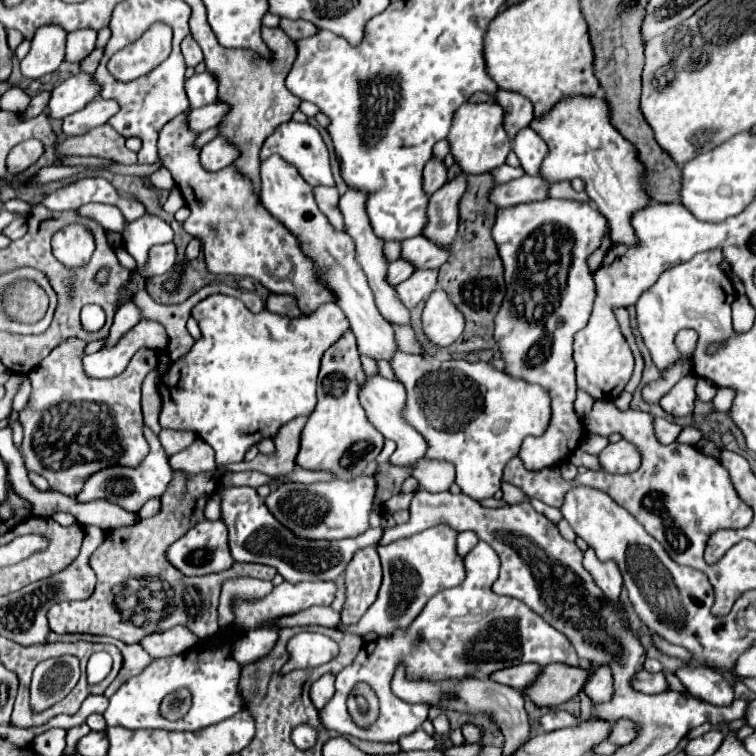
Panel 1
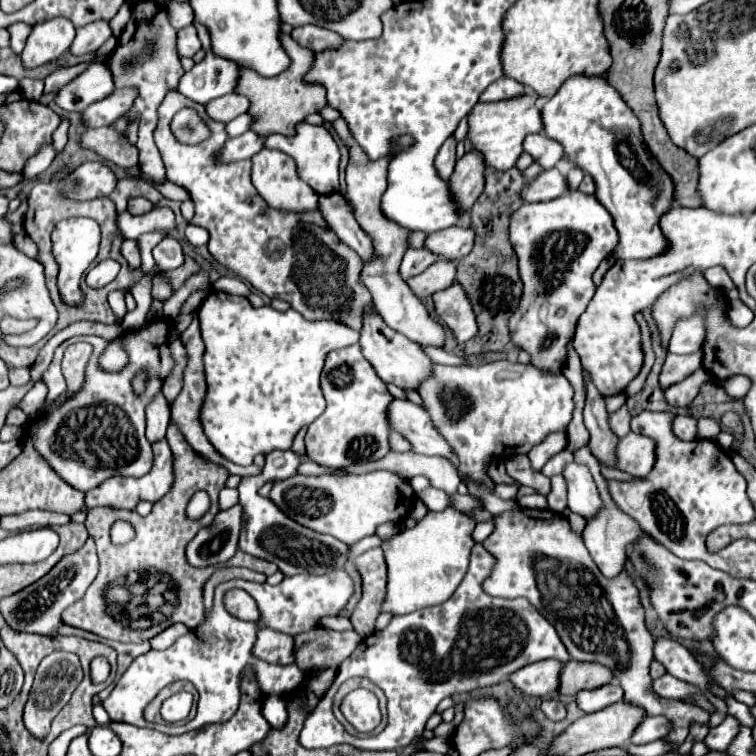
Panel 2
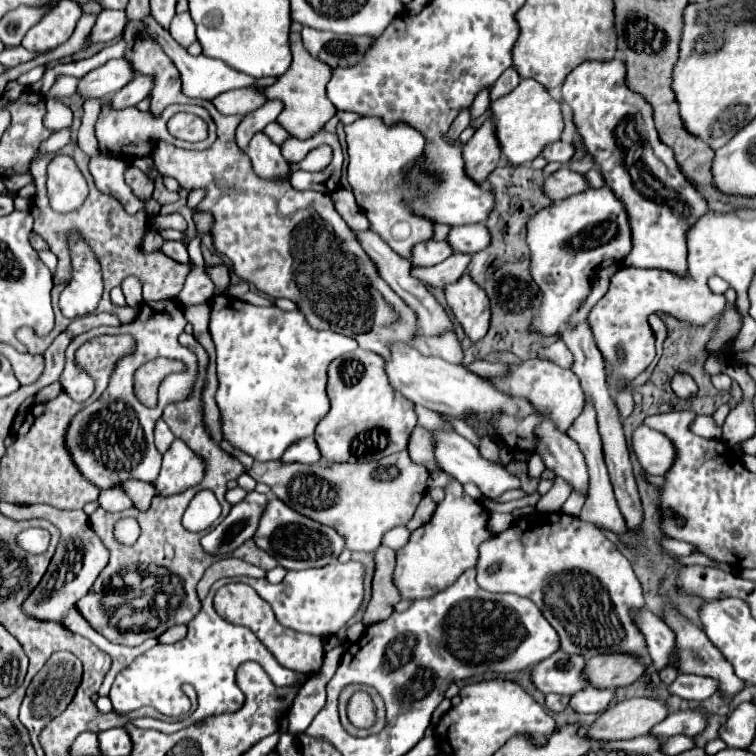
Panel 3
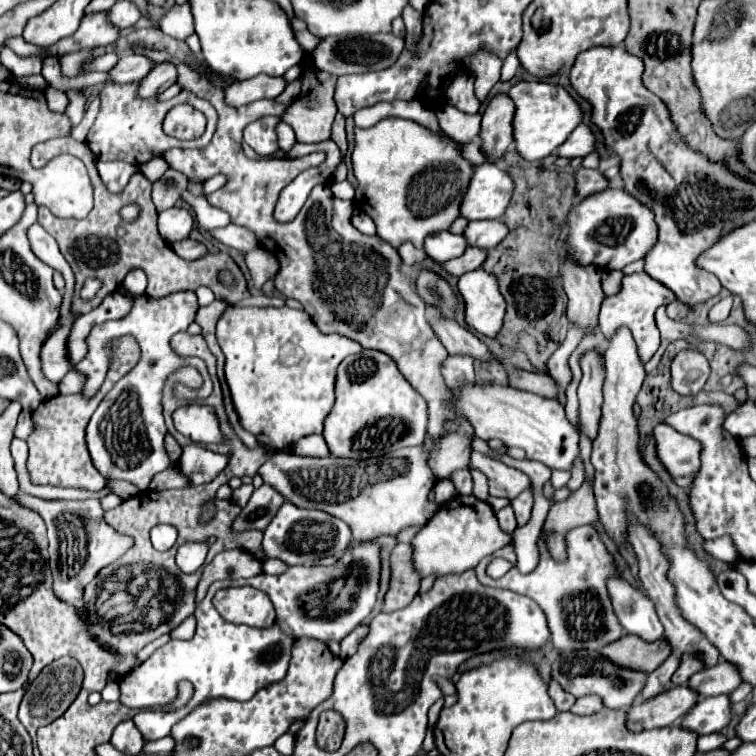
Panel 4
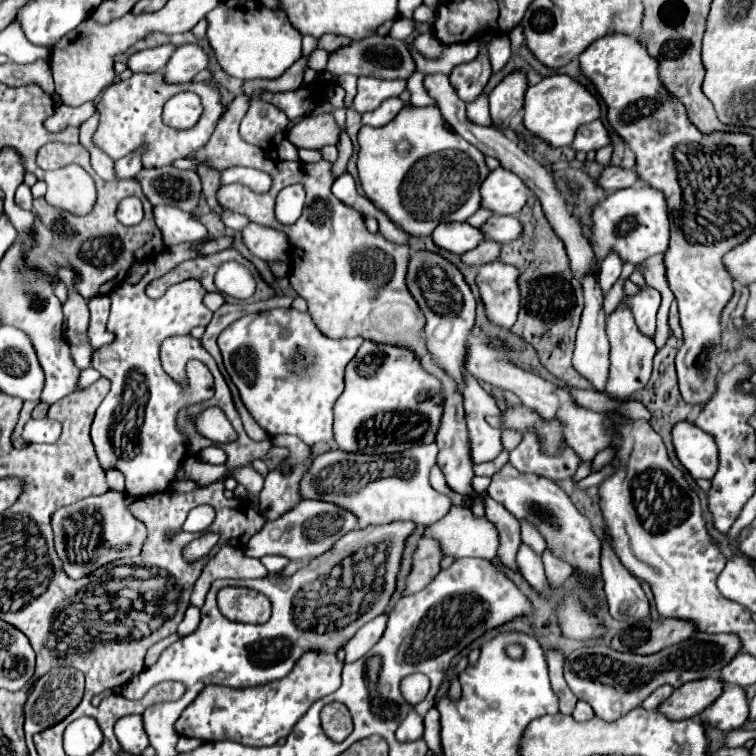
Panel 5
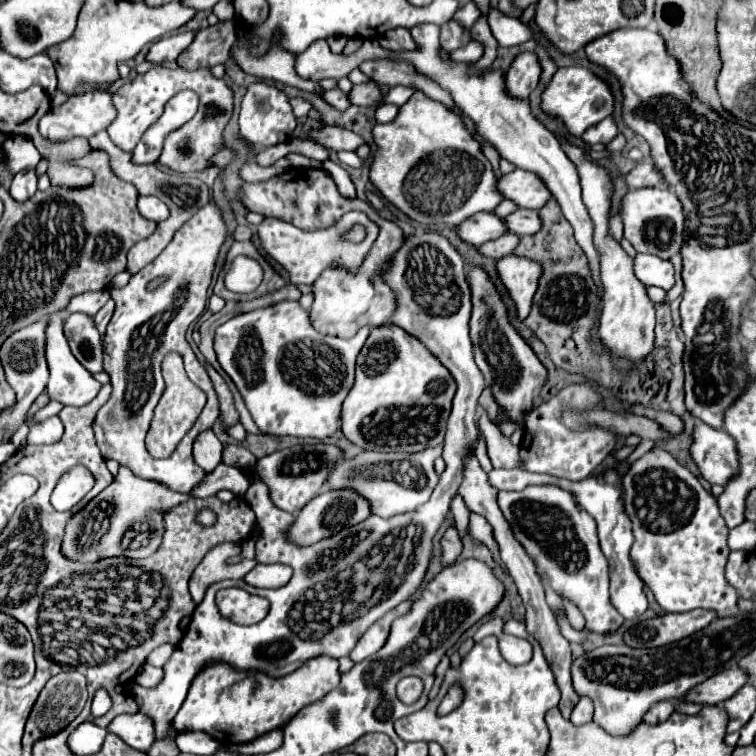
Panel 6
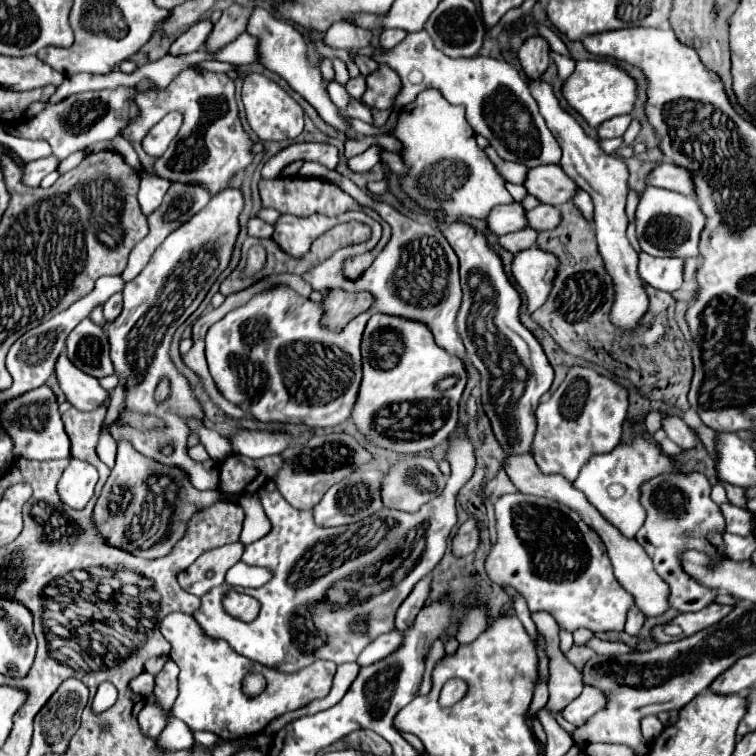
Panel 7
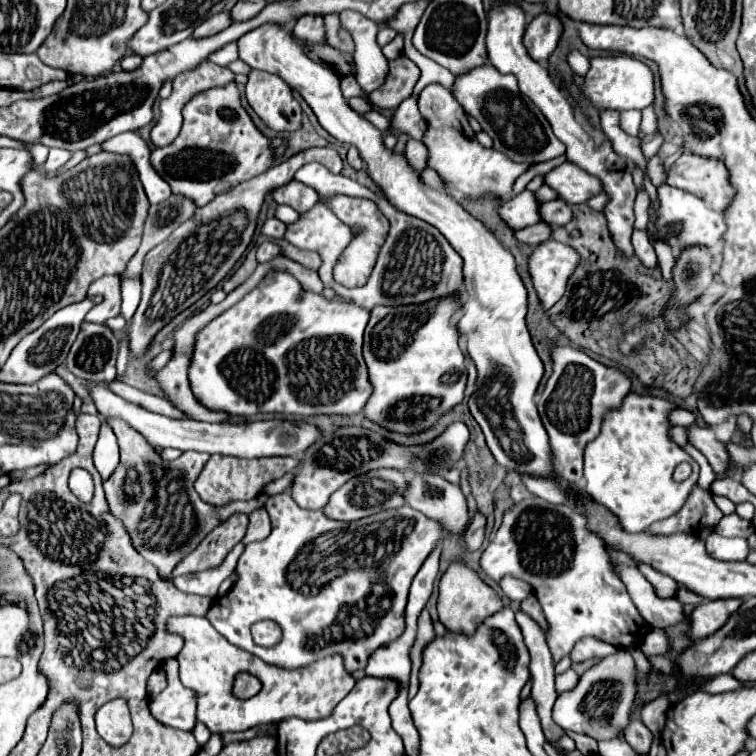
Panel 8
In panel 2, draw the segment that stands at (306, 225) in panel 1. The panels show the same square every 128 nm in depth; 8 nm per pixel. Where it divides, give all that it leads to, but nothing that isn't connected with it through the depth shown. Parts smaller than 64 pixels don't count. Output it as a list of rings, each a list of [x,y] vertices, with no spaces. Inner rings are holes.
[[[262,148],[258,154],[252,156],[252,184],[256,186],[260,196],[274,208],[304,212],[304,210],[312,210],[312,208],[318,206],[316,192],[306,182],[302,182],[298,178],[294,160],[288,154],[280,152],[280,150]],[[376,312],[364,316],[364,326],[360,332],[360,346],[362,346],[362,352],[368,358],[368,362],[372,362],[376,374],[386,384],[394,384],[402,390],[416,390],[418,392],[420,384],[432,376],[434,362],[430,360],[430,356],[420,346],[416,346],[414,342],[410,342],[408,338],[404,338],[402,334],[398,334],[396,330],[386,326],[382,316]]]

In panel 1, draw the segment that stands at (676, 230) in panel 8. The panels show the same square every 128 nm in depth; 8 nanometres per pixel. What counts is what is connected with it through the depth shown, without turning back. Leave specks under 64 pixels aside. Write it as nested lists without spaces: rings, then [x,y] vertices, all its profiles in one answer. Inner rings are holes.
[[[546,198],[542,202],[528,202],[528,204],[516,204],[516,206],[510,206],[510,208],[502,208],[498,210],[496,214],[496,224],[492,228],[492,238],[494,242],[498,244],[498,252],[504,260],[504,278],[506,278],[506,284],[508,284],[508,290],[506,290],[506,298],[504,298],[504,304],[500,308],[500,312],[496,314],[496,342],[500,346],[500,352],[502,352],[502,358],[506,360],[506,372],[516,376],[516,378],[522,378],[526,382],[534,382],[534,384],[542,384],[548,392],[550,392],[550,398],[552,398],[552,420],[546,428],[546,432],[542,436],[528,436],[520,448],[520,458],[524,462],[524,466],[528,470],[542,470],[542,468],[548,468],[548,466],[554,466],[562,460],[568,460],[568,456],[578,448],[582,436],[584,436],[584,426],[582,422],[578,420],[578,416],[574,414],[574,400],[576,400],[576,376],[574,376],[574,358],[572,358],[572,336],[584,328],[588,324],[588,318],[590,318],[590,312],[592,312],[592,302],[594,302],[594,282],[592,282],[592,274],[590,274],[590,268],[588,268],[588,256],[600,248],[600,242],[604,238],[604,234],[608,234],[610,228],[608,228],[608,222],[606,218],[598,212],[596,204],[592,204],[590,200],[588,202],[580,202],[580,200],[558,200],[558,198]]]

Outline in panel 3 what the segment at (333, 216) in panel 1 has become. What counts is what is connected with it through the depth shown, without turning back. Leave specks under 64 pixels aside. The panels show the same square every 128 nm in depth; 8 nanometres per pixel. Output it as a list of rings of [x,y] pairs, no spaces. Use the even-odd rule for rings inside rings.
[[[356,232],[356,236],[358,236],[362,248],[364,248],[364,250],[370,254],[370,258],[376,262],[380,276],[390,284],[390,288],[392,288],[404,302],[408,302],[408,306],[410,306],[412,310],[416,310],[418,322],[420,322],[420,330],[422,330],[424,334],[436,336],[436,334],[444,334],[444,332],[448,332],[448,330],[454,332],[454,324],[452,324],[450,316],[446,314],[446,310],[438,304],[438,300],[426,290],[426,286],[424,286],[418,278],[412,278],[412,274],[410,274],[410,266],[412,266],[410,260],[402,258],[400,254],[396,254],[388,244],[382,242],[382,238],[376,236],[374,232]]]

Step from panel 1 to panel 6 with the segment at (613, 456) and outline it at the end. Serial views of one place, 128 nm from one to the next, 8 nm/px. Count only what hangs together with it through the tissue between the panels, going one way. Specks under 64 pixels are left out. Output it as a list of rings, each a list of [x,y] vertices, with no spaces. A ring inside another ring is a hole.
[[[706,424],[694,428],[694,444],[690,448],[694,462],[702,476],[710,484],[728,482],[740,472],[740,454],[736,454],[736,442],[726,430],[714,430]]]

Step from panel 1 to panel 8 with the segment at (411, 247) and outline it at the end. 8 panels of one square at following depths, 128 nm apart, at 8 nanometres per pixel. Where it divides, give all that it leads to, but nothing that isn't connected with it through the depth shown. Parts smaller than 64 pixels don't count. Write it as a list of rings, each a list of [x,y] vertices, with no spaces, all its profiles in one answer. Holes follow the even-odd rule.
[[[562,198],[552,200],[552,202],[544,202],[540,206],[540,214],[542,214],[542,220],[548,222],[550,226],[564,226],[572,220],[572,208]]]

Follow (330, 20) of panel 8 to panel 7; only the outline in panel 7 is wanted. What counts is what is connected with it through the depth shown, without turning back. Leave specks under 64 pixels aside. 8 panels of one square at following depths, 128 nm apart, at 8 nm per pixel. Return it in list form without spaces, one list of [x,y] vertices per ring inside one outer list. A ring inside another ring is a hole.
[[[356,54],[356,56],[354,56],[354,62],[356,62],[356,66],[360,68],[360,72],[362,72],[362,74],[370,74],[370,72],[374,72],[374,70],[376,70],[376,62],[374,62],[372,58],[368,58],[368,56]]]

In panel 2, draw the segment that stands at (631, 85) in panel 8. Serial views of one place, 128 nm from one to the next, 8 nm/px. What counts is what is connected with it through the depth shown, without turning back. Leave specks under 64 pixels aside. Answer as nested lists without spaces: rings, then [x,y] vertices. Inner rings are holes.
[[[522,94],[508,100],[498,102],[478,102],[468,118],[470,130],[468,138],[472,140],[472,148],[480,150],[484,154],[484,160],[488,166],[496,170],[510,170],[516,166],[518,158],[524,154],[524,138],[528,134],[540,134],[542,122],[540,122],[540,108],[538,108],[538,94]]]

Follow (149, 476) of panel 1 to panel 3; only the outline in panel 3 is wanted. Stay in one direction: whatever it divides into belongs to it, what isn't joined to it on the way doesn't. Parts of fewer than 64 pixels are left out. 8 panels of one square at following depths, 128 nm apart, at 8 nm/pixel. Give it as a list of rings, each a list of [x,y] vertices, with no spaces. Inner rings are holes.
[[[174,440],[164,454],[162,470],[156,480],[156,494],[170,496],[196,486],[204,478],[204,458],[190,450],[182,440]],[[120,486],[102,490],[98,502],[100,502],[100,506],[102,506],[104,510],[108,510],[108,512],[120,512],[120,510],[132,508],[132,500],[122,492]]]

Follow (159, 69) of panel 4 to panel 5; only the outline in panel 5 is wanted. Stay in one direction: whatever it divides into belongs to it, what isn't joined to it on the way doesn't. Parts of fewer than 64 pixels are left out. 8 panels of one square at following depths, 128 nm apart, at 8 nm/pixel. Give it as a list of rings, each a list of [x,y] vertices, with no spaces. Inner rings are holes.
[[[182,44],[172,54],[168,66],[164,68],[166,82],[182,84],[190,82],[200,70],[208,66],[208,54],[198,44]]]

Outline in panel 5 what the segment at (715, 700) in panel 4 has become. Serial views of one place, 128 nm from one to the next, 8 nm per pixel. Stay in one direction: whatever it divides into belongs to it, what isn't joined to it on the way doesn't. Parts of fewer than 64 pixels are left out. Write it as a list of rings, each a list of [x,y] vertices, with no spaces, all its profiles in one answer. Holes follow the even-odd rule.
[[[726,686],[722,696],[702,712],[702,720],[708,720],[722,732],[732,732],[744,726],[748,720],[748,698],[742,686]]]

